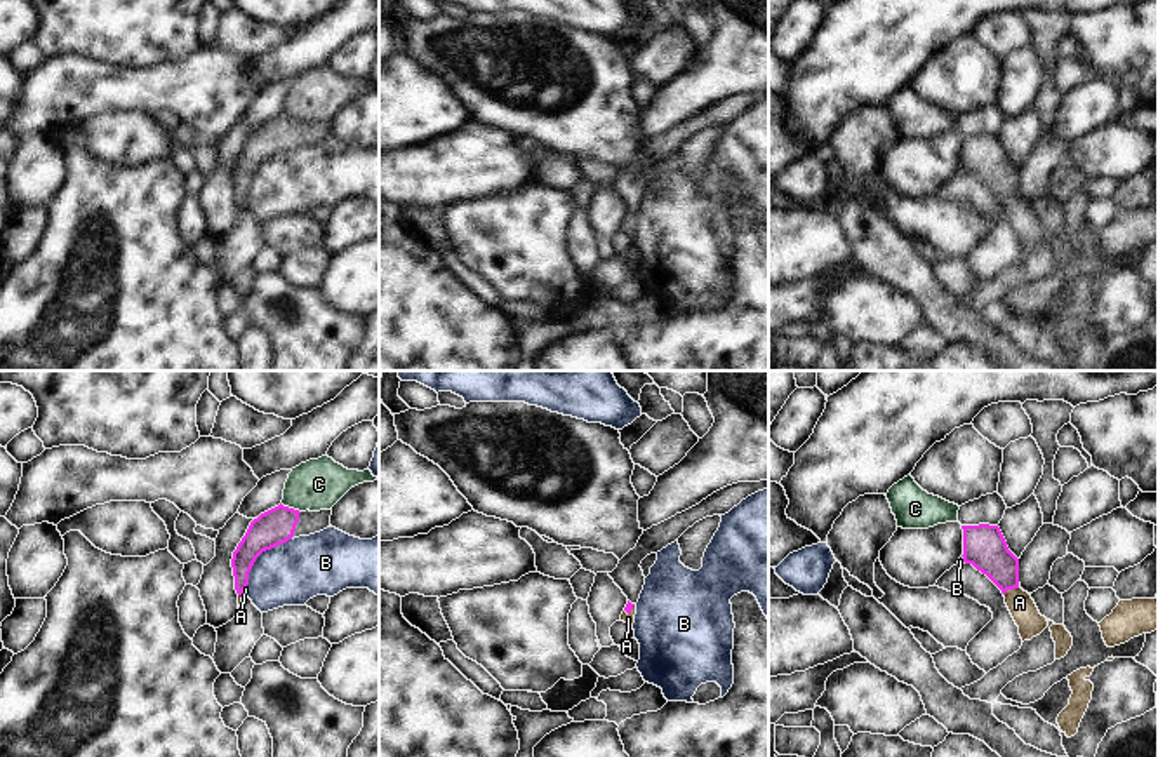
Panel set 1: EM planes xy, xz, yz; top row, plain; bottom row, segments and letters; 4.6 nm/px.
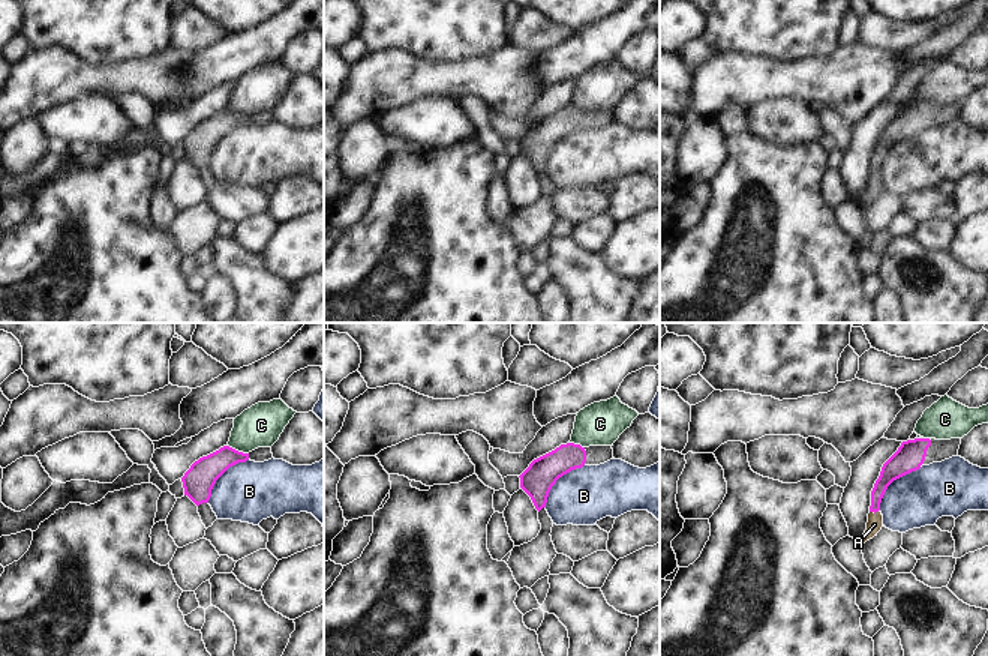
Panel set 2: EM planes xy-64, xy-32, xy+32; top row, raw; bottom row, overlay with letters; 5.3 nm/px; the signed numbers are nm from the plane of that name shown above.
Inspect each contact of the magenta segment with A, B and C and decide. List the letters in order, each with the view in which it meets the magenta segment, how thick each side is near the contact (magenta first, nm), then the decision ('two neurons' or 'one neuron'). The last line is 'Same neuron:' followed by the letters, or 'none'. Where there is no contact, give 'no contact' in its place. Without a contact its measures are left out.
A: yz | 200/120 nm | one neuron
B: xy | 170/280 nm | two neurons
C: xy | 170/240 nm | two neurons
Same neuron: A

